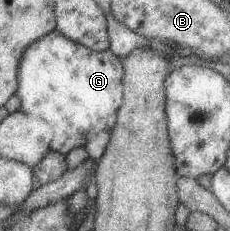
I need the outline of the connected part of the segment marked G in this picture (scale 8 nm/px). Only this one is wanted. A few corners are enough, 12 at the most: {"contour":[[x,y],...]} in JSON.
{"contour":[[55,29],[21,59],[22,110],[67,155],[112,132],[124,62]]}

